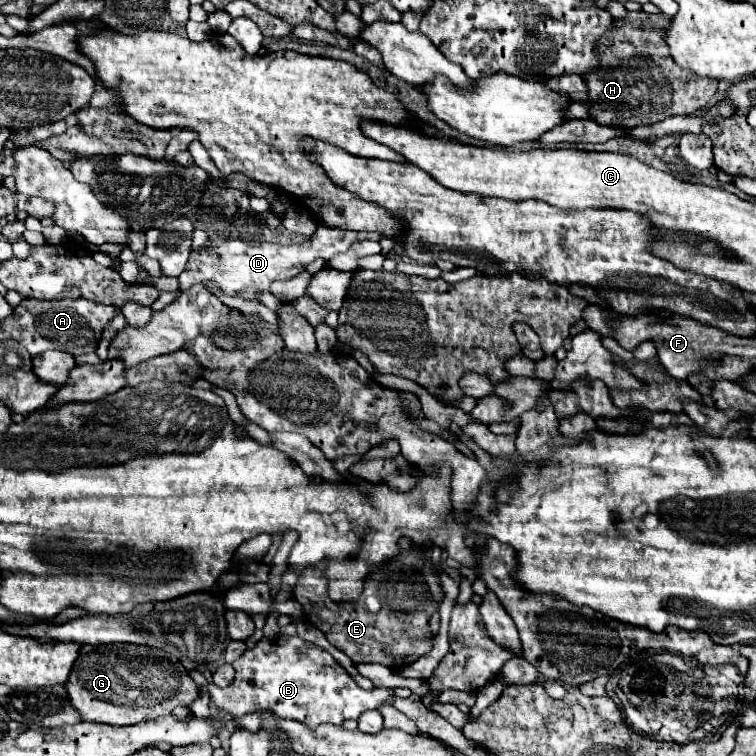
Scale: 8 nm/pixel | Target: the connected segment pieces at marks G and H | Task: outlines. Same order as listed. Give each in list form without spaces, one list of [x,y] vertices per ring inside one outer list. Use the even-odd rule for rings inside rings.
[[[84,651],[74,663],[66,689],[70,703],[80,711],[84,721],[106,725],[136,725],[158,719],[162,715],[170,715],[176,705],[190,705],[200,695],[196,683],[182,665]]]
[[[642,11],[614,19],[614,29],[598,39],[602,69],[598,73],[586,73],[584,77],[588,87],[588,119],[598,125],[628,131],[654,125],[674,115],[700,113],[710,103],[718,85],[662,85],[662,75],[686,81],[686,71],[674,65],[664,43],[664,27],[668,27],[668,21],[670,17],[666,15],[646,15]]]

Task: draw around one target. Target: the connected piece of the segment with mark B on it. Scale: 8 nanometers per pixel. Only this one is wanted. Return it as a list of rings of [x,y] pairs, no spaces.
[[[298,635],[264,637],[254,649],[244,651],[244,655],[234,663],[234,669],[236,677],[232,685],[220,688],[209,683],[207,688],[212,705],[230,719],[266,709],[278,717],[300,721],[312,729],[324,723],[342,725],[342,721],[358,719],[362,711],[378,709],[394,699],[392,689],[374,687],[366,691],[358,687],[350,673],[340,667],[328,651],[300,639]]]

